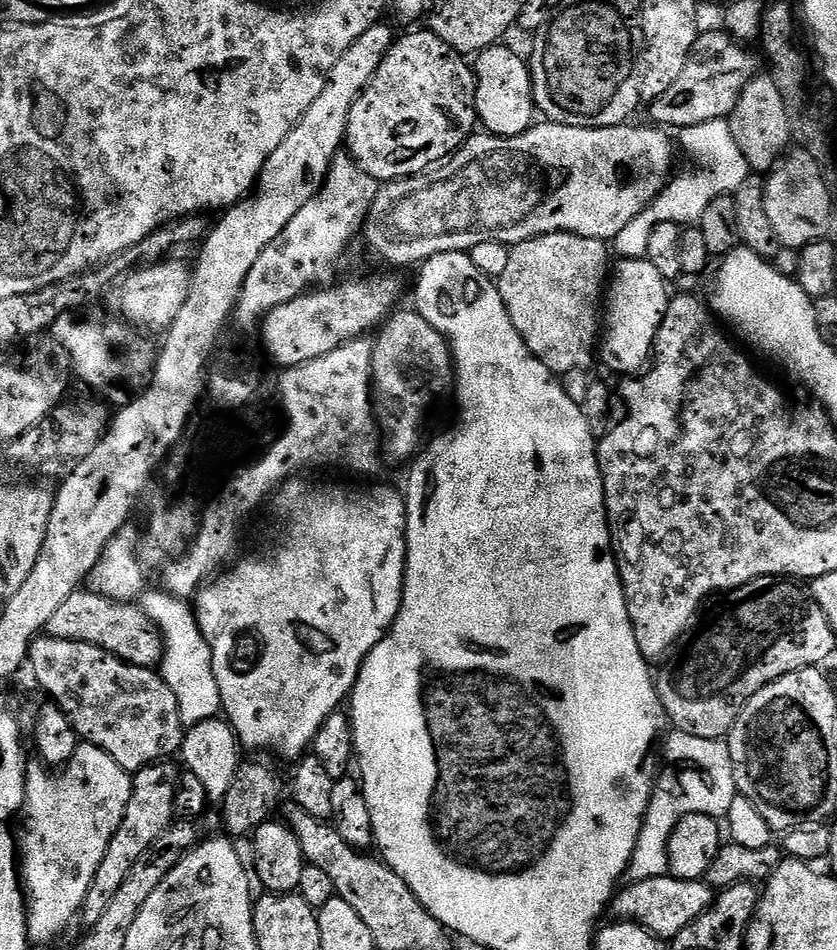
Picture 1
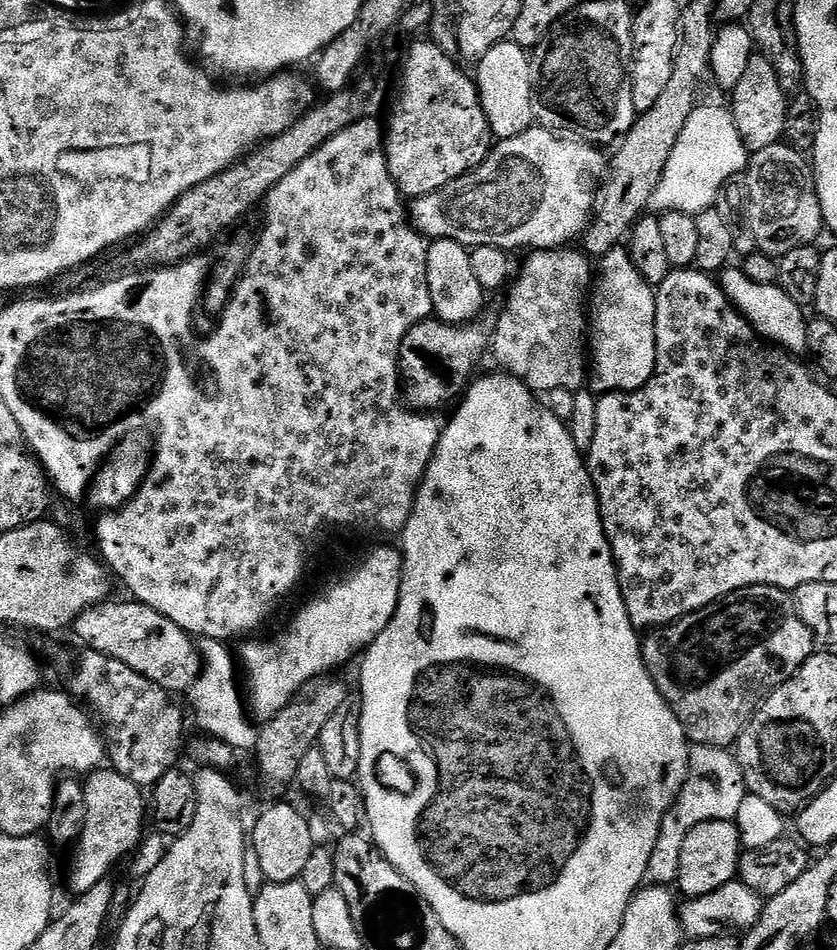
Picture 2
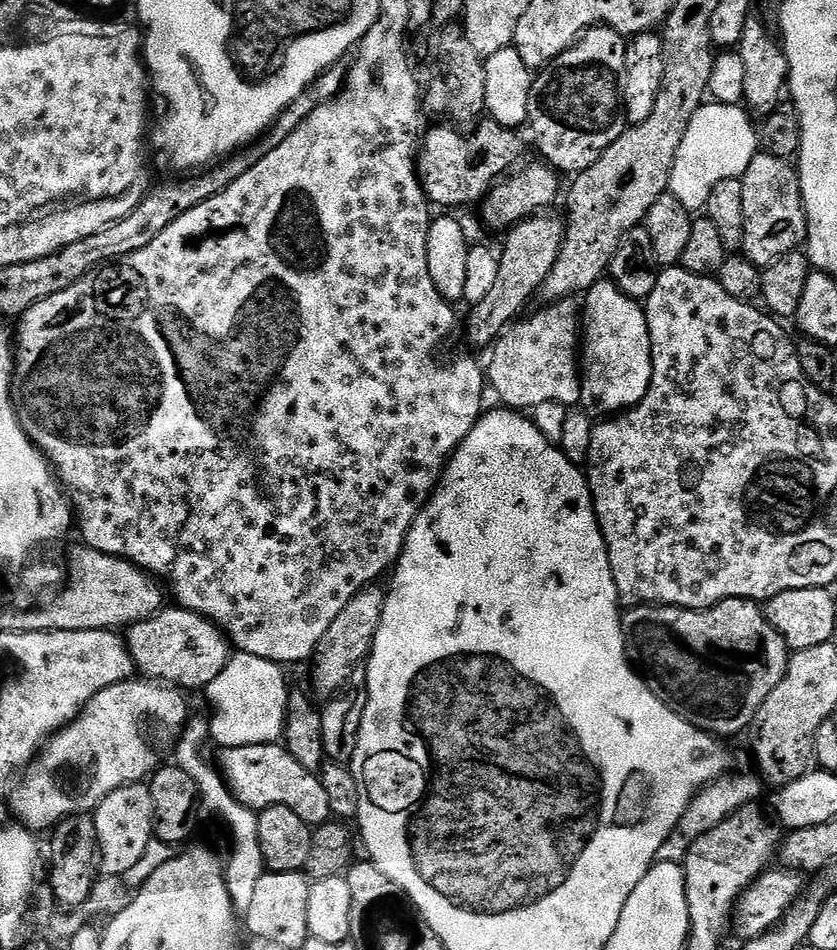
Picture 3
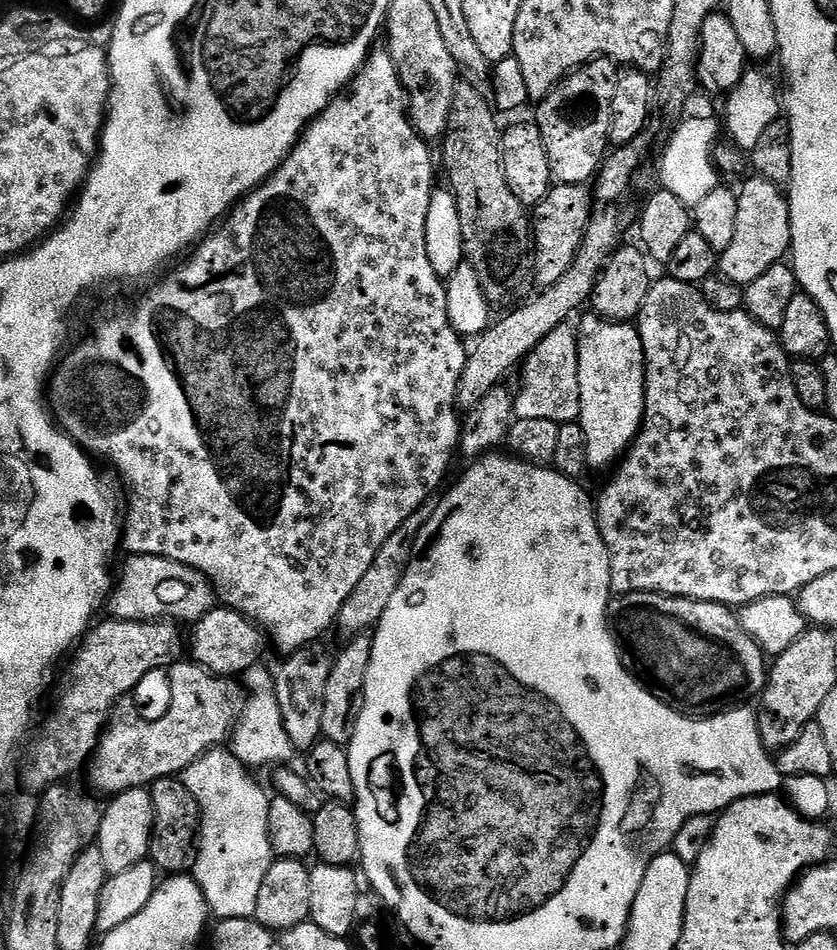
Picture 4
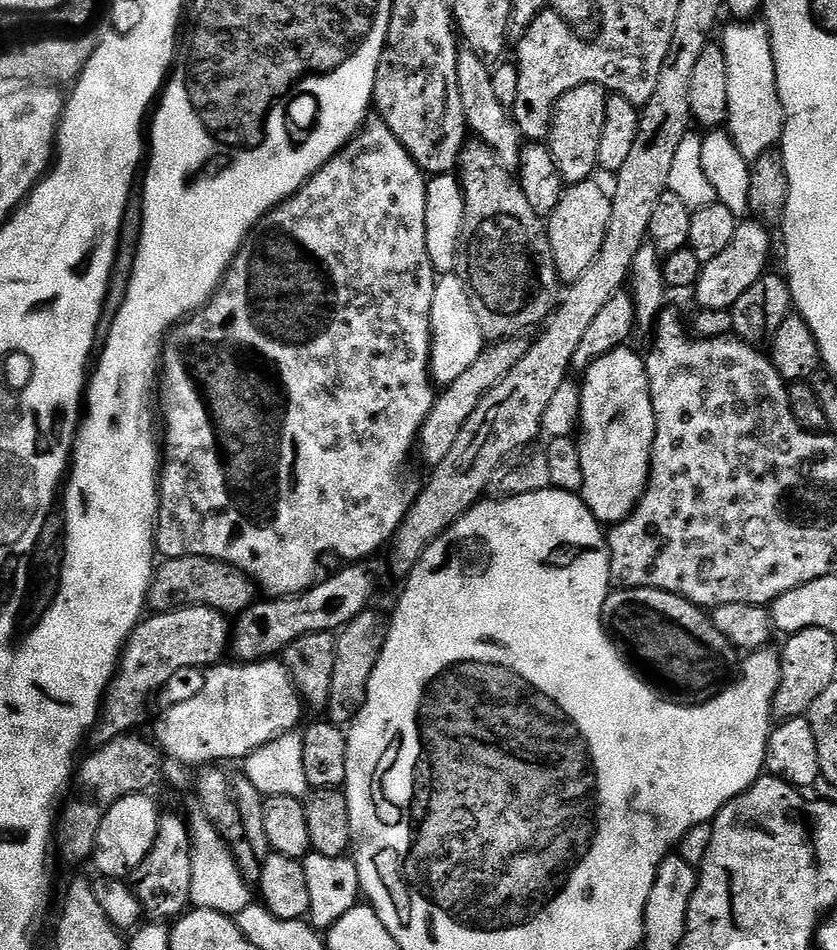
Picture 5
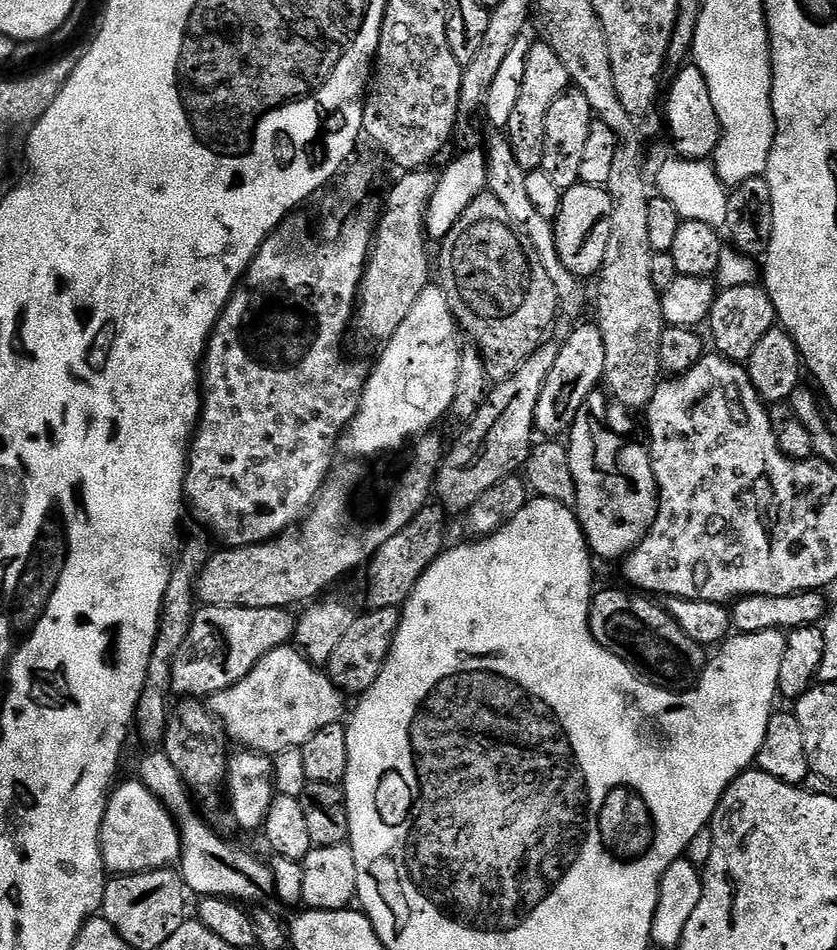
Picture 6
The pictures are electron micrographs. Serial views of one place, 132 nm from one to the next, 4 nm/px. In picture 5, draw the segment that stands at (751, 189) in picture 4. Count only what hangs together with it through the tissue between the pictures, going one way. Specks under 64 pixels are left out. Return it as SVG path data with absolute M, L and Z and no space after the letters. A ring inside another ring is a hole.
M744 218L737 223L730 246L726 246L726 250L722 250L722 254L718 254L718 258L710 258L710 262L703 264L700 269L700 276L694 285L694 293L696 292L697 305L701 309L709 308L724 312L731 310L734 302L738 302L738 298L742 294L746 294L746 290L750 290L750 286L754 286L754 282L758 282L760 276L765 275L764 266L768 262L768 251L772 248L772 240L768 237L767 231L769 229L755 218Z

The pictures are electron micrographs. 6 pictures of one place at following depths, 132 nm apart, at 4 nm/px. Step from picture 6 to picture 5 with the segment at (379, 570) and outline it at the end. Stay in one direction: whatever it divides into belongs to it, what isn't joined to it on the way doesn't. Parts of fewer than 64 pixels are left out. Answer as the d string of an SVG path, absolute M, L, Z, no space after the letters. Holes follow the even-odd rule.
M348 562L343 565L341 572L333 576L325 575L310 590L297 596L283 598L264 598L251 604L247 612L239 613L230 628L230 652L237 661L246 664L259 664L262 660L279 657L294 642L294 638L302 638L302 634L315 632L339 633L351 620L358 618L358 614L369 611L372 599L376 596L376 576L368 569L364 562Z

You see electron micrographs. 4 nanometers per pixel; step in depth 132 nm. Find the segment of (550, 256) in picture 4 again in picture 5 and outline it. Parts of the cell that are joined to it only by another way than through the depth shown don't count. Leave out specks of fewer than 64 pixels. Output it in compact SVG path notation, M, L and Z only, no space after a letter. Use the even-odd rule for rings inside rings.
M595 179L584 180L581 184L569 184L560 193L558 206L546 220L546 231L550 250L554 258L557 277L565 285L573 284L594 258L606 238L606 226L610 224L612 197Z

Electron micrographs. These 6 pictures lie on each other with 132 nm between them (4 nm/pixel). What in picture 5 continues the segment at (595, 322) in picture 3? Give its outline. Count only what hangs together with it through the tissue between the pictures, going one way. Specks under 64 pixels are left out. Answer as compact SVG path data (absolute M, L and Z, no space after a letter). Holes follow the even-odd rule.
M621 346L598 358L593 364L589 364L583 369L582 383L580 384L580 422L578 425L578 443L580 445L580 457L582 458L582 486L579 495L582 497L584 505L592 511L594 518L599 520L601 525L611 526L621 524L636 508L636 503L644 496L644 490L648 486L648 469L652 467L652 443L656 433L656 423L654 422L654 406L650 398L650 386L648 385L648 369L643 355L631 352L631 347Z

